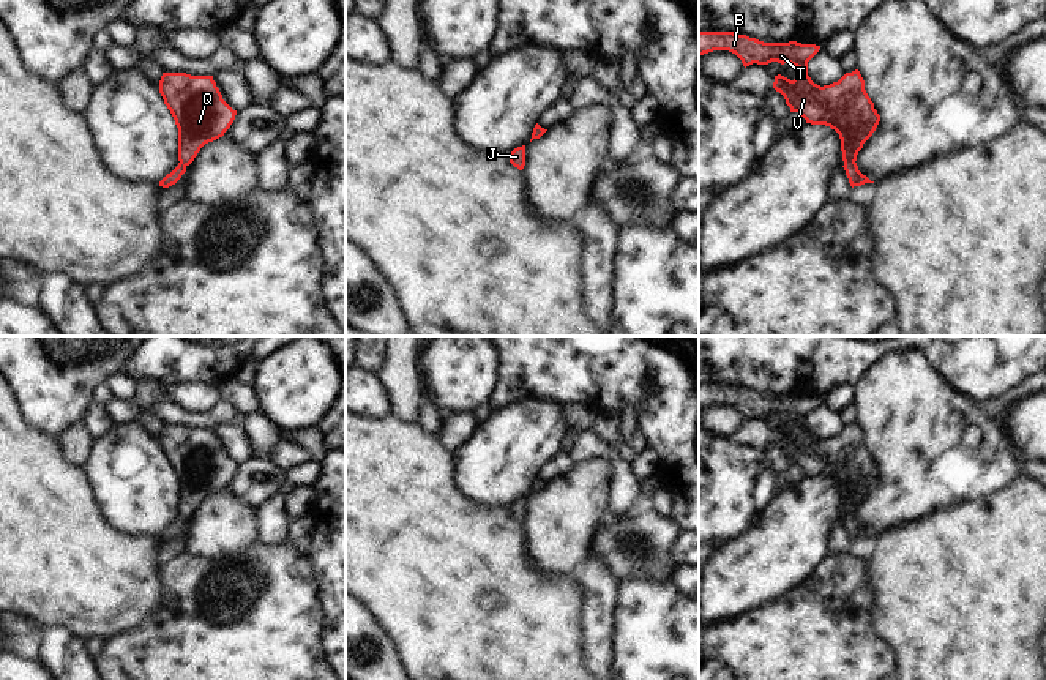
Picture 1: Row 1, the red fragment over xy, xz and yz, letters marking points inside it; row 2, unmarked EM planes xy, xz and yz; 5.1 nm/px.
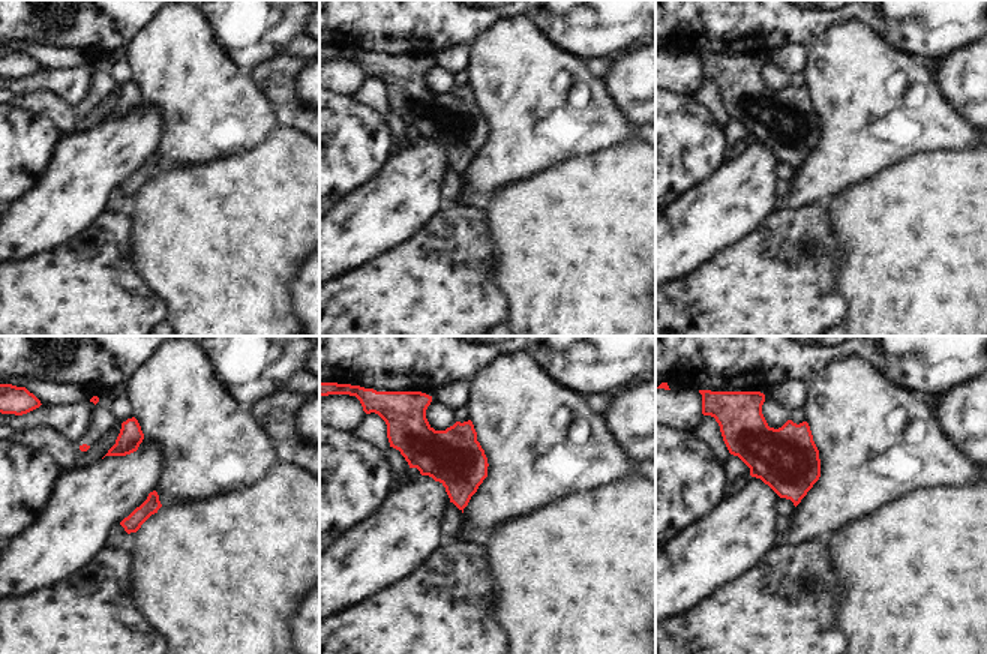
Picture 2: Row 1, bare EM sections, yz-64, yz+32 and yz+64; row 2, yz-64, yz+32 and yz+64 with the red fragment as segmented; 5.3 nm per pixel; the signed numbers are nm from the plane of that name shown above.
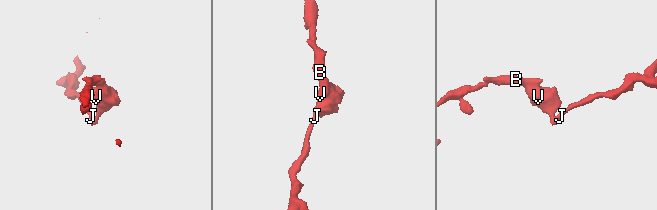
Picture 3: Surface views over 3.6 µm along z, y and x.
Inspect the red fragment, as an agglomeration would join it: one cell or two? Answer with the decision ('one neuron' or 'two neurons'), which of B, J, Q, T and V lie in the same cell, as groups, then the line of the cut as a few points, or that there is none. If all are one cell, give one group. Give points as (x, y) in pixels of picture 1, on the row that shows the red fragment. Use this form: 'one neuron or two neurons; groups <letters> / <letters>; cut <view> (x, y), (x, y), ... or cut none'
one neuron; groups B J Q T V; cut none

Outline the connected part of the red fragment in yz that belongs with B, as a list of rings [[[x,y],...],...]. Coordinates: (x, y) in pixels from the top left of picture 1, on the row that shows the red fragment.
[[[699,32],[699,57],[713,50],[729,50],[742,60],[745,68],[753,63],[778,62],[803,69],[805,73],[794,80],[781,74],[775,76],[773,88],[784,96],[790,112],[798,112],[806,123],[825,125],[839,134],[842,167],[852,188],[874,183],[858,170],[855,161],[863,144],[876,131],[880,115],[865,90],[858,69],[824,87],[811,80],[808,62],[819,49],[820,46],[797,41],[764,43],[734,32]]]

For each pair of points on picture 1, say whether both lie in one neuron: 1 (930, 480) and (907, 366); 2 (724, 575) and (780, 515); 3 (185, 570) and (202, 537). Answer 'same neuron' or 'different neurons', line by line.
1: same neuron
2: same neuron
3: different neurons

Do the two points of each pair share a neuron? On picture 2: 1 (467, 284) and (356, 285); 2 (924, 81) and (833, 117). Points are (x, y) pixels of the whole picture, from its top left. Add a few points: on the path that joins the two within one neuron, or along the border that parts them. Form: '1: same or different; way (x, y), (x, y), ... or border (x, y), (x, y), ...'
1: same; way (440, 284), (383, 285)
2: same; way (902, 78), (872, 78), (855, 95)

